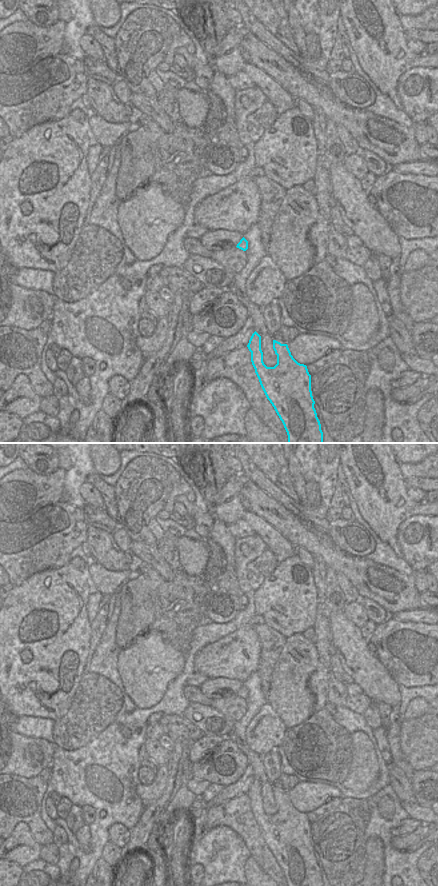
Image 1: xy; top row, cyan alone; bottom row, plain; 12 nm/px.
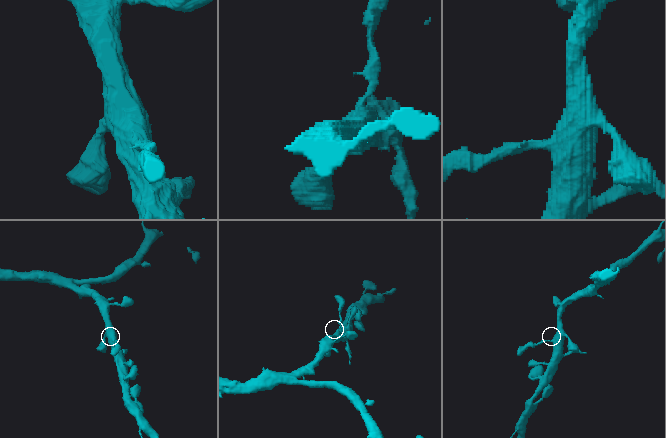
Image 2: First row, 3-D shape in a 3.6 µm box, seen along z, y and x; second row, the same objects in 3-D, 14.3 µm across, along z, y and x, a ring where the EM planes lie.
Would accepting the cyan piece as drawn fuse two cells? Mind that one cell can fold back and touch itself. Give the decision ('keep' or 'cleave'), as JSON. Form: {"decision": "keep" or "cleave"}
{"decision": "keep"}

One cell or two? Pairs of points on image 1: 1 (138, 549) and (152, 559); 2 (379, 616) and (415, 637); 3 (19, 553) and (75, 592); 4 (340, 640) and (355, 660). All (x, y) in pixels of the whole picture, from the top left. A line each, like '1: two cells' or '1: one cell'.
1: one cell
2: two cells
3: two cells
4: one cell

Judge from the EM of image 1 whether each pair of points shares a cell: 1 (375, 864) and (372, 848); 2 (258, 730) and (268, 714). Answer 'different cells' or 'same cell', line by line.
1: same cell
2: same cell

